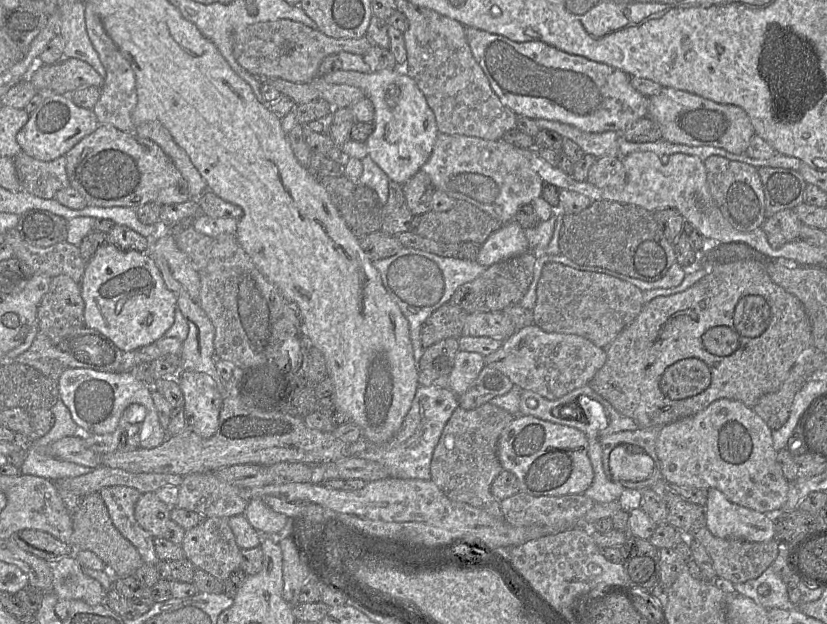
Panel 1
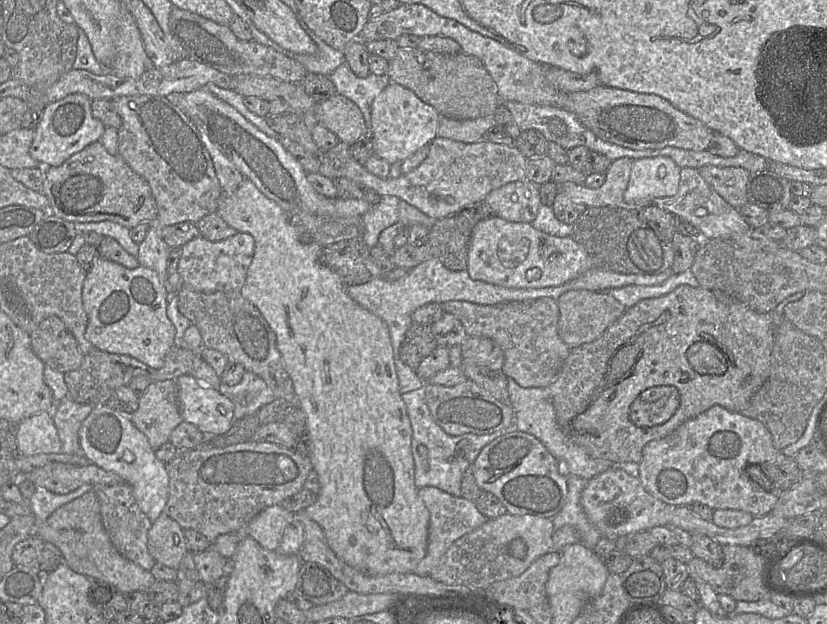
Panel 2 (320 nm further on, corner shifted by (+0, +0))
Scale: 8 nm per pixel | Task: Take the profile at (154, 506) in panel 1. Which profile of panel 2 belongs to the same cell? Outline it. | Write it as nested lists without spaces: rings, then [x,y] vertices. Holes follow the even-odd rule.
[[[164,511],[152,522],[148,531],[148,551],[156,562],[179,570],[188,544],[184,529]]]

